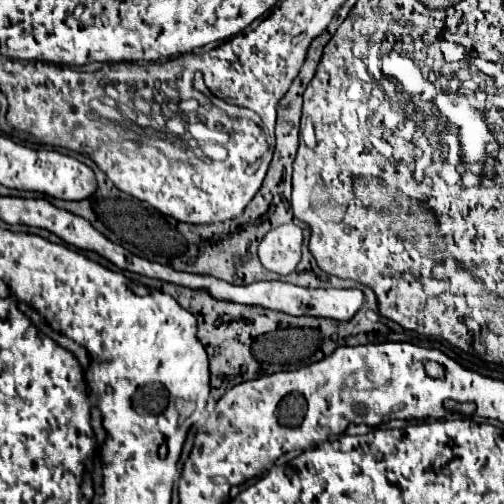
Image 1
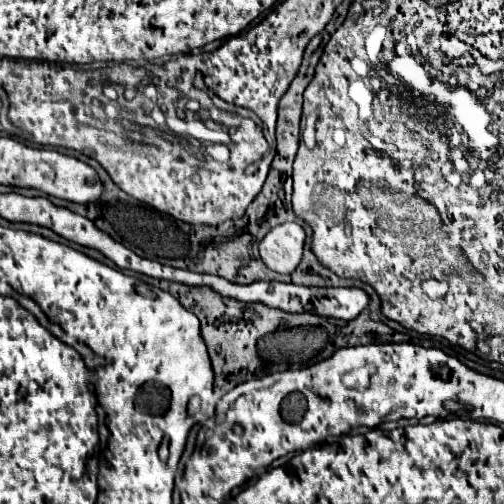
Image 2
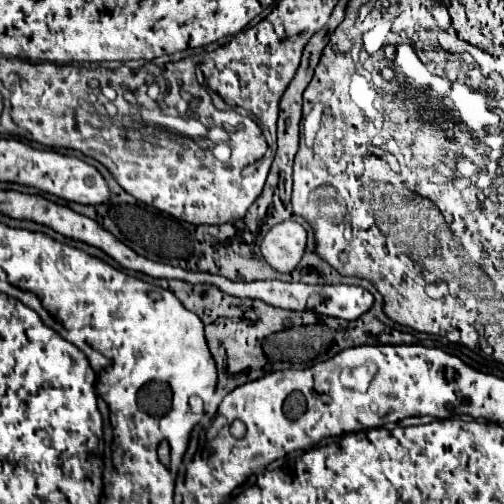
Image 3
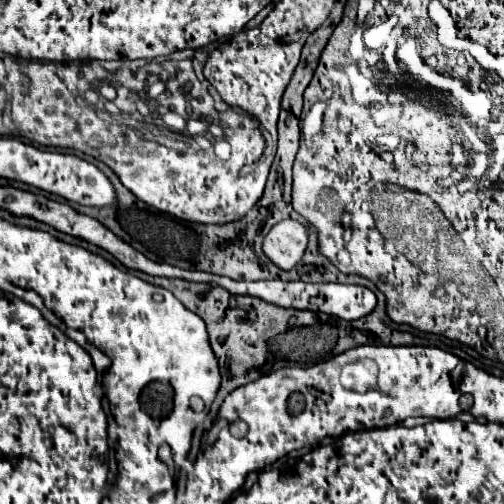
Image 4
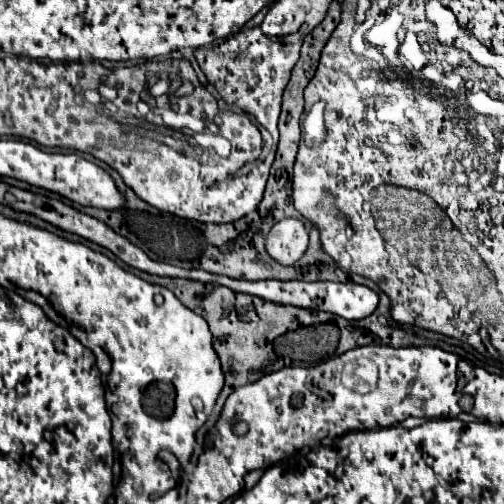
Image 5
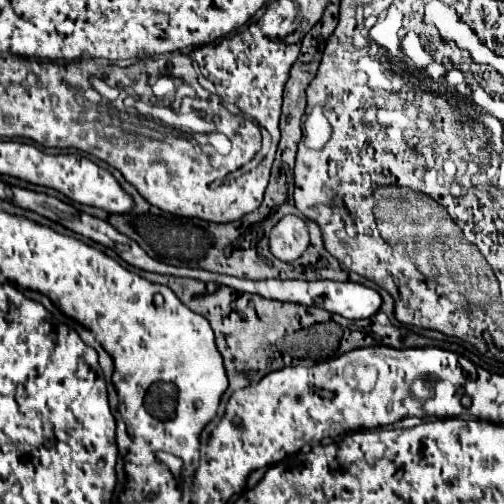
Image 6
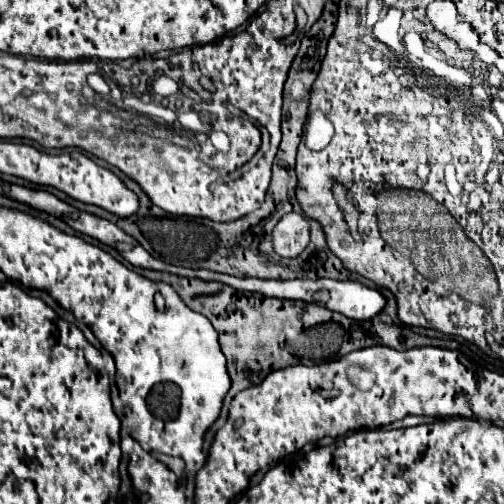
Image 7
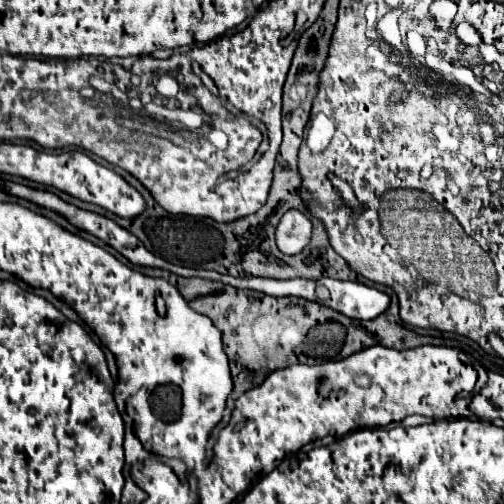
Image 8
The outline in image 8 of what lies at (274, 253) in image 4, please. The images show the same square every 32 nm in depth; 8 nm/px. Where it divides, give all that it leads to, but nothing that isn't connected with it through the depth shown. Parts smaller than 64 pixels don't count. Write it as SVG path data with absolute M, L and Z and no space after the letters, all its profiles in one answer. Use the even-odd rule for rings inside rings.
M288 210L276 226L276 246L282 254L300 254L312 236L312 222L306 211Z

